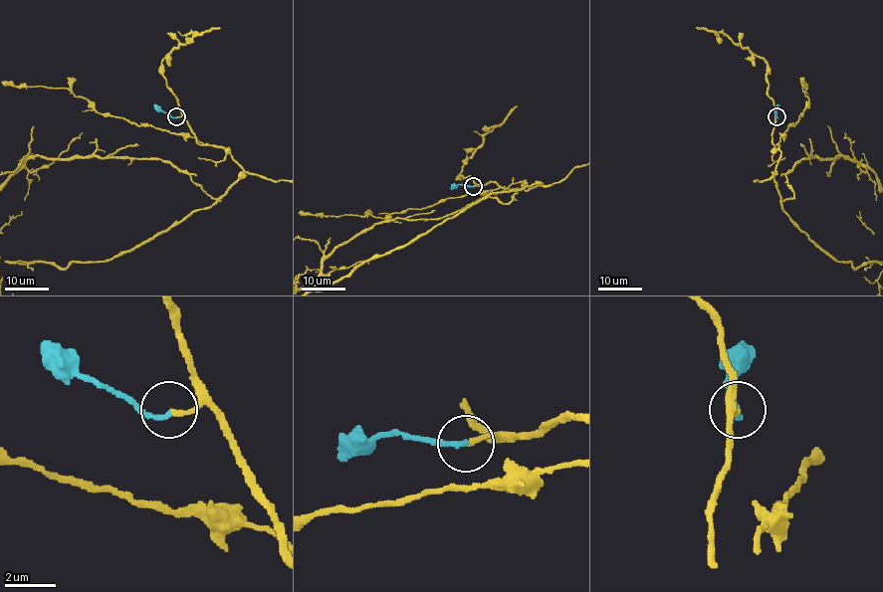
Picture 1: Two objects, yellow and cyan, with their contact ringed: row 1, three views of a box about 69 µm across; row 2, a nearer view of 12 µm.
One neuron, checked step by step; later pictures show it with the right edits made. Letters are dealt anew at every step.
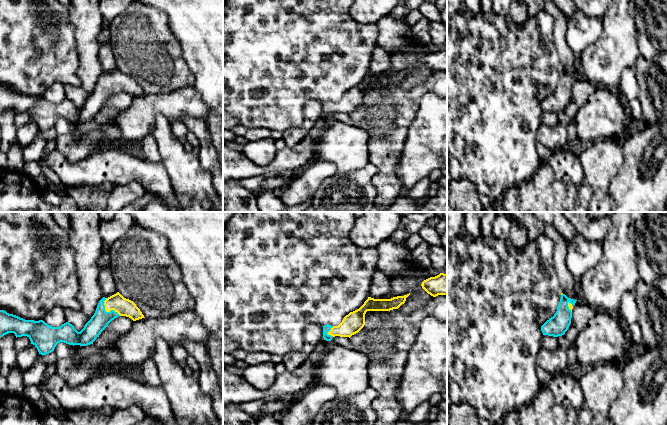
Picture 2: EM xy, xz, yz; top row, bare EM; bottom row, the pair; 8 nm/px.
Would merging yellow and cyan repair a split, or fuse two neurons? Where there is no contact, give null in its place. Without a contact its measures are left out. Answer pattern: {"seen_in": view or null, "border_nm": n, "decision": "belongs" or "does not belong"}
{"seen_in": "xy", "border_nm": 190, "decision": "belongs"}

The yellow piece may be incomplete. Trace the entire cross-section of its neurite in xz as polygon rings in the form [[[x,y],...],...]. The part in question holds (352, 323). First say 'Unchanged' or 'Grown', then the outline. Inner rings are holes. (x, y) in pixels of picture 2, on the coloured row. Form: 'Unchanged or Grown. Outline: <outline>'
Grown. Outline: [[[410,295],[397,296],[391,299],[374,299],[368,297],[364,304],[357,310],[350,312],[344,317],[338,326],[324,325],[323,338],[331,341],[333,337],[351,337],[358,333],[365,325],[365,314],[367,311],[390,311],[398,309],[405,303],[406,298]]]

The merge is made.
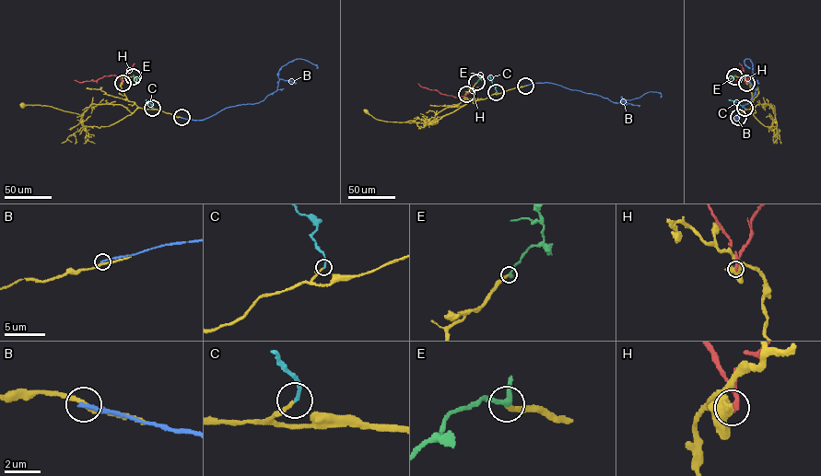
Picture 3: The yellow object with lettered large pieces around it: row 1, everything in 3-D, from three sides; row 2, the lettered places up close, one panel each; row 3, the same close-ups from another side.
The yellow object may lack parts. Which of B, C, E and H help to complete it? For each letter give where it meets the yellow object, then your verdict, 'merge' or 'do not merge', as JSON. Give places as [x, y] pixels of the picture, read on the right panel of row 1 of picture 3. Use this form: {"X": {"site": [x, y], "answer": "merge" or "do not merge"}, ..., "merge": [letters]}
{"B": {"site": [738, 117], "answer": "do not merge"}, "C": {"site": [744, 108], "answer": "merge"}, "E": {"site": [734, 76], "answer": "merge"}, "H": {"site": [746, 83], "answer": "do not merge"}, "merge": ["C", "E"]}

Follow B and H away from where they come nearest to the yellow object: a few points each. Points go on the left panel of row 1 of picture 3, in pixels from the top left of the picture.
B: (181, 117), (205, 120), (226, 108), (262, 101), (277, 89), (279, 69), (295, 59), (308, 61), (317, 68)
H: (123, 83), (118, 76), (111, 75), (96, 81), (75, 80)

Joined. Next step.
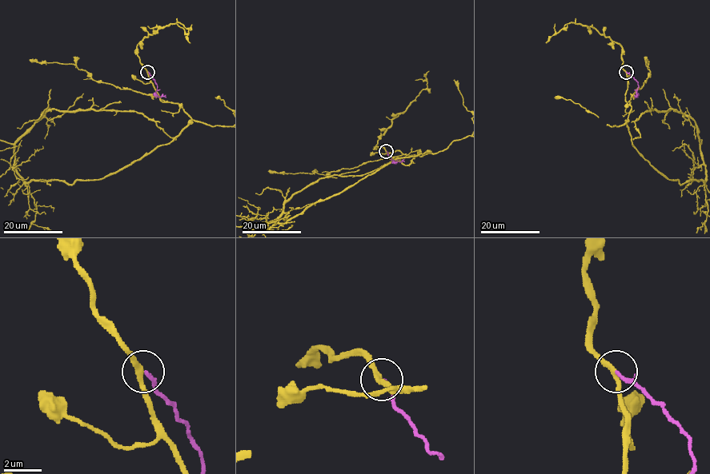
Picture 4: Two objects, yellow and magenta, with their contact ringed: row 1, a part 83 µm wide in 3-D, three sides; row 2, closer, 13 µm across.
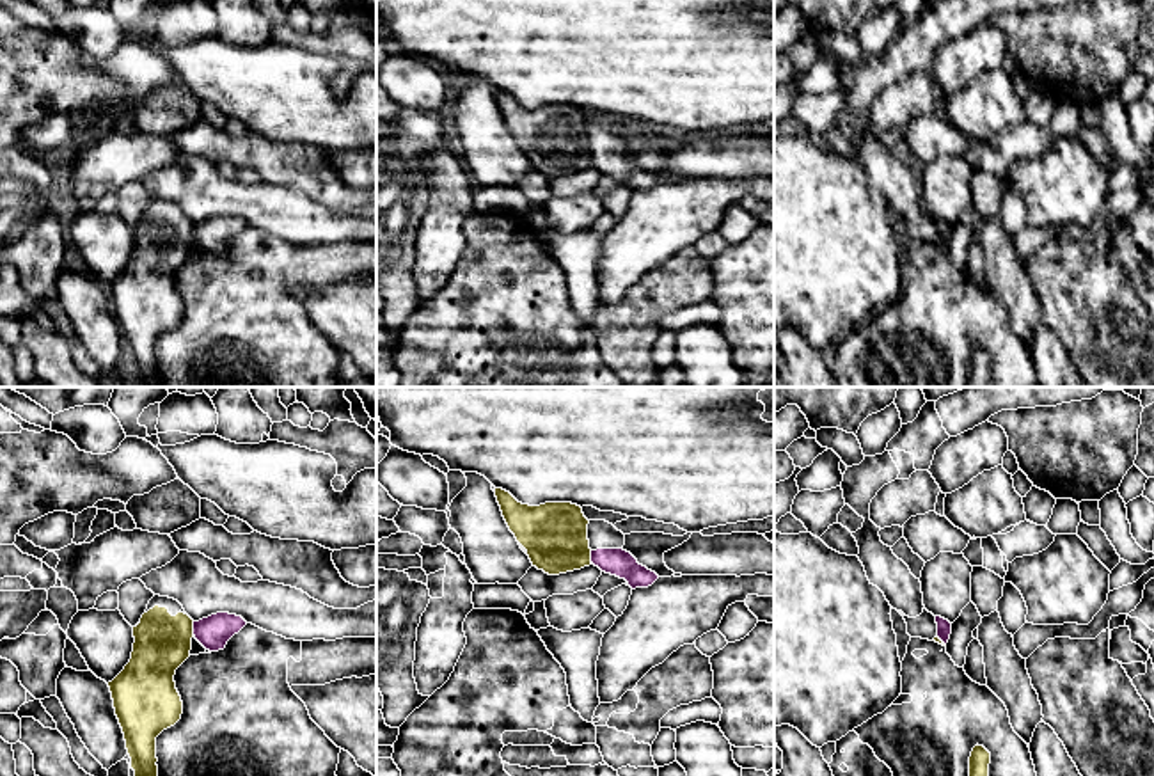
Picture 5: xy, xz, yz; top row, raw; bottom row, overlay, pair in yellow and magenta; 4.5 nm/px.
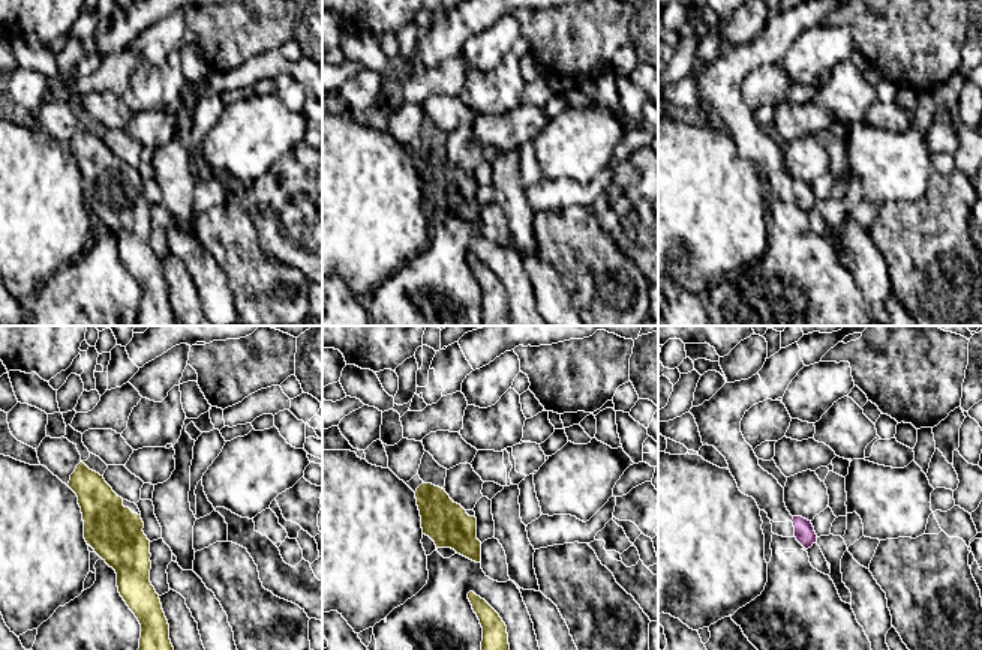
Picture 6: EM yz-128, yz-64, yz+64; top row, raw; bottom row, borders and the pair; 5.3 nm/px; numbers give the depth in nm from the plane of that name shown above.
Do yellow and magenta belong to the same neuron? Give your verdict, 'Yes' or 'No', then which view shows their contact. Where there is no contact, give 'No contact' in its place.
No. Touches yellow in xy

